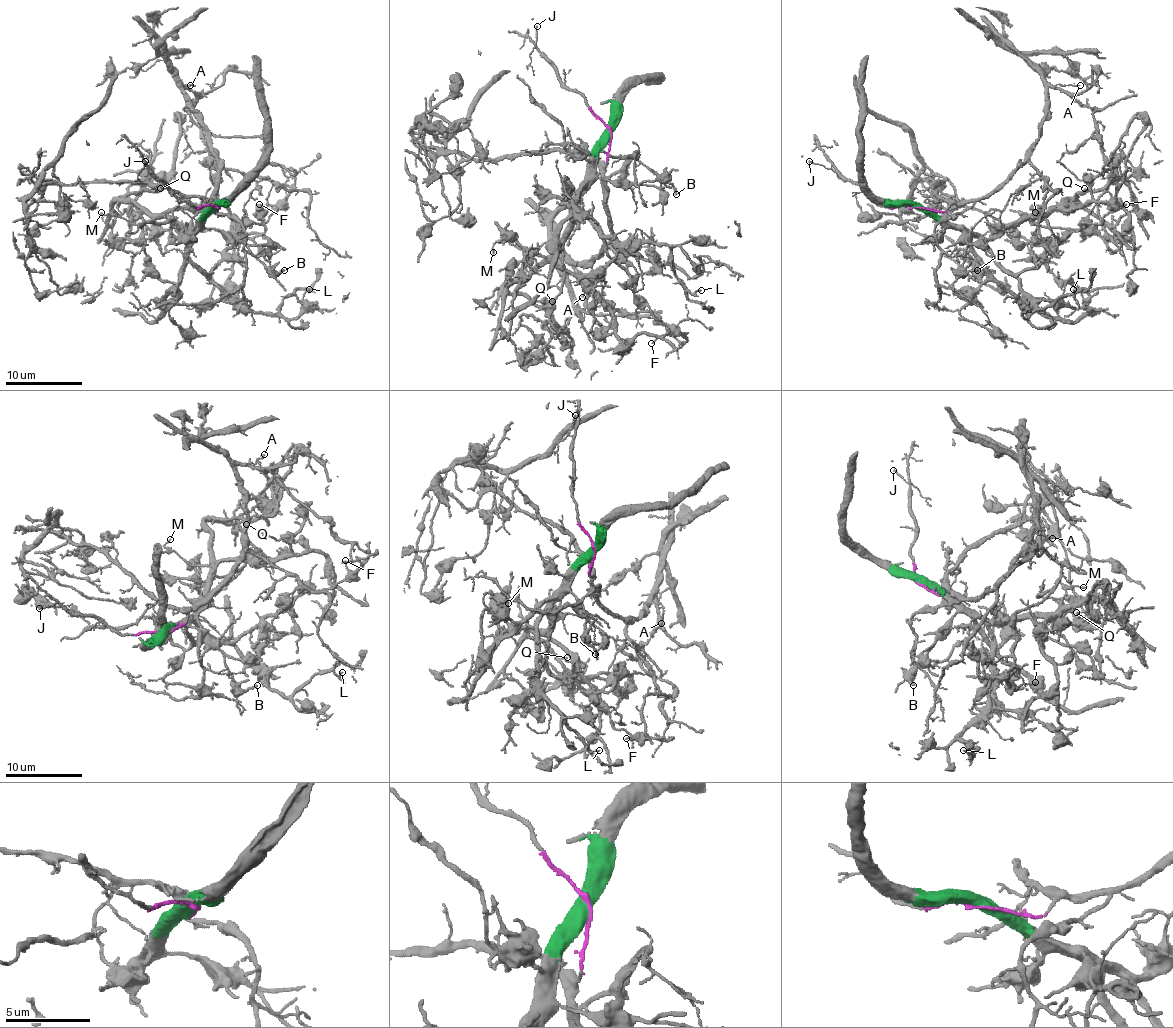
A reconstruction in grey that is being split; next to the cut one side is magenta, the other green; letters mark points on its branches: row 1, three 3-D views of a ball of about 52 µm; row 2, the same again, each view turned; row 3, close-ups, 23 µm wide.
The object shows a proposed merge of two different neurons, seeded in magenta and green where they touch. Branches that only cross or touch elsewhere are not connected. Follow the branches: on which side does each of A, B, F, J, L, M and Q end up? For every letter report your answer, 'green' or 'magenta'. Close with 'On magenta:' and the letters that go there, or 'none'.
A: magenta
B: green
F: green
J: magenta
L: green
M: green
Q: green
On magenta: A, J

